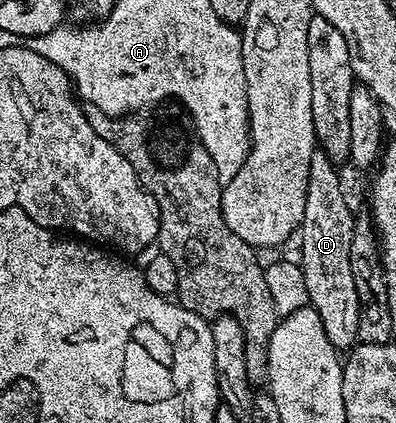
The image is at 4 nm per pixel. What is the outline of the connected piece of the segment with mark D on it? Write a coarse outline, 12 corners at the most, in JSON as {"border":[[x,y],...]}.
{"border":[[310,155],[298,230],[308,305],[338,351],[357,344],[356,217],[337,166]]}

